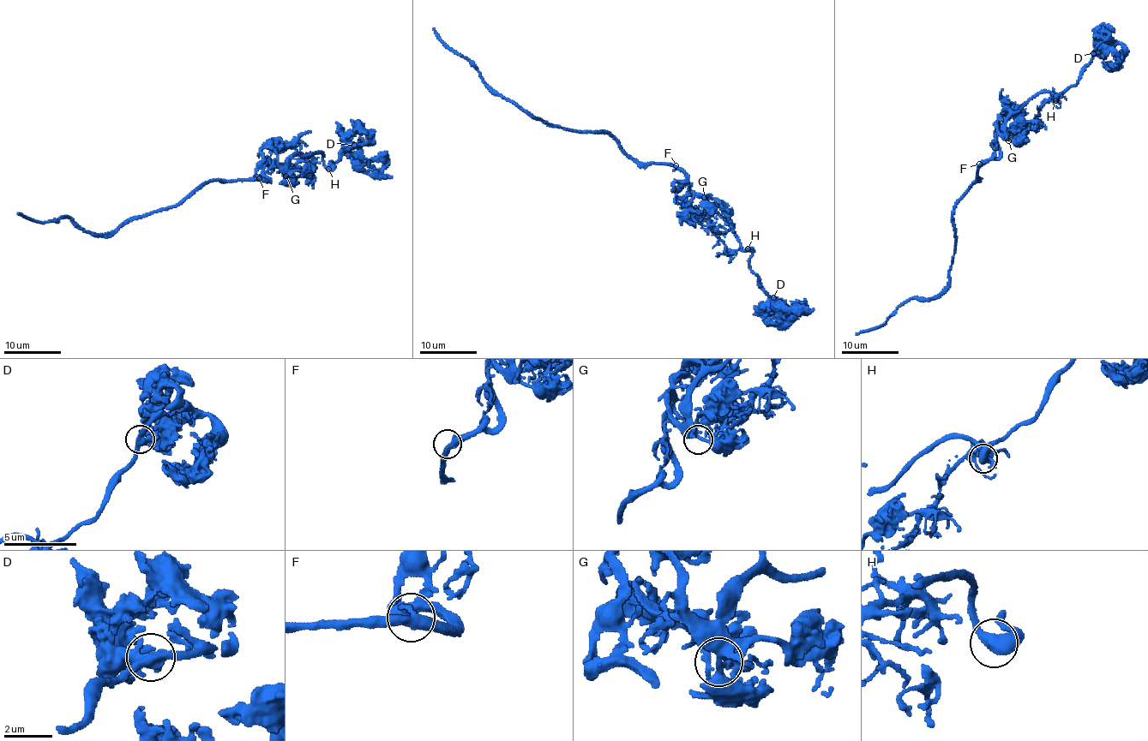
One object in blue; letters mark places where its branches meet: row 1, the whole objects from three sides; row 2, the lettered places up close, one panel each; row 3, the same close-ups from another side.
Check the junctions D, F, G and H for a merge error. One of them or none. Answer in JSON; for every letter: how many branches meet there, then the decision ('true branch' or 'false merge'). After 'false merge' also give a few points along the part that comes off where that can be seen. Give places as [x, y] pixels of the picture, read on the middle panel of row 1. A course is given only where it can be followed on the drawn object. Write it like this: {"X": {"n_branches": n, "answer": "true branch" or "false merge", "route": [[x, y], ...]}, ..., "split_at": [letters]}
{"D": {"n_branches": 4, "answer": "true branch"}, "F": {"n_branches": 2, "answer": "true branch"}, "G": {"n_branches": 4, "answer": "true branch"}, "H": {"n_branches": 2, "answer": "true branch"}, "split_at": []}

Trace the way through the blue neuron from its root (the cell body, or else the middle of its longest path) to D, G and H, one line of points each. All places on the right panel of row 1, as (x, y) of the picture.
D: (982, 165), (1012, 114), (1039, 93), (1057, 98), (1079, 79), (1094, 52)
G: (982, 165), (994, 153), (997, 135), (1008, 140)
H: (982, 165), (994, 153), (996, 138), (1004, 134), (1004, 122), (1012, 114), (1039, 93), (1049, 92), (1056, 99)

